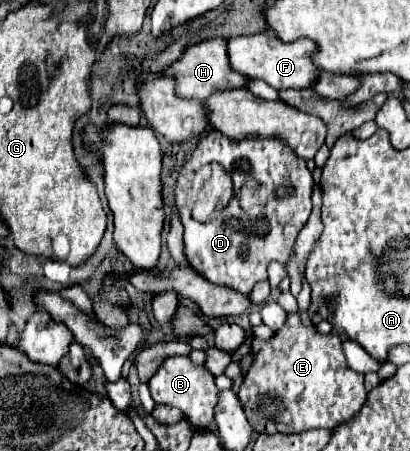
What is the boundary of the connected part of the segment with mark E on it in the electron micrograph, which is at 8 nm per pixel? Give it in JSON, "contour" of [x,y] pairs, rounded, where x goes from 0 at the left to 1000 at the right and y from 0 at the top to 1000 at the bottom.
{"contour":[[[705,694],[700,716],[661,756],[617,756],[622,800],[583,863],[593,911],[627,960],[739,960],[754,951],[812,951],[856,929],[890,894],[885,831],[846,814],[827,743],[778,743],[768,725],[739,725],[729,694]]]}

